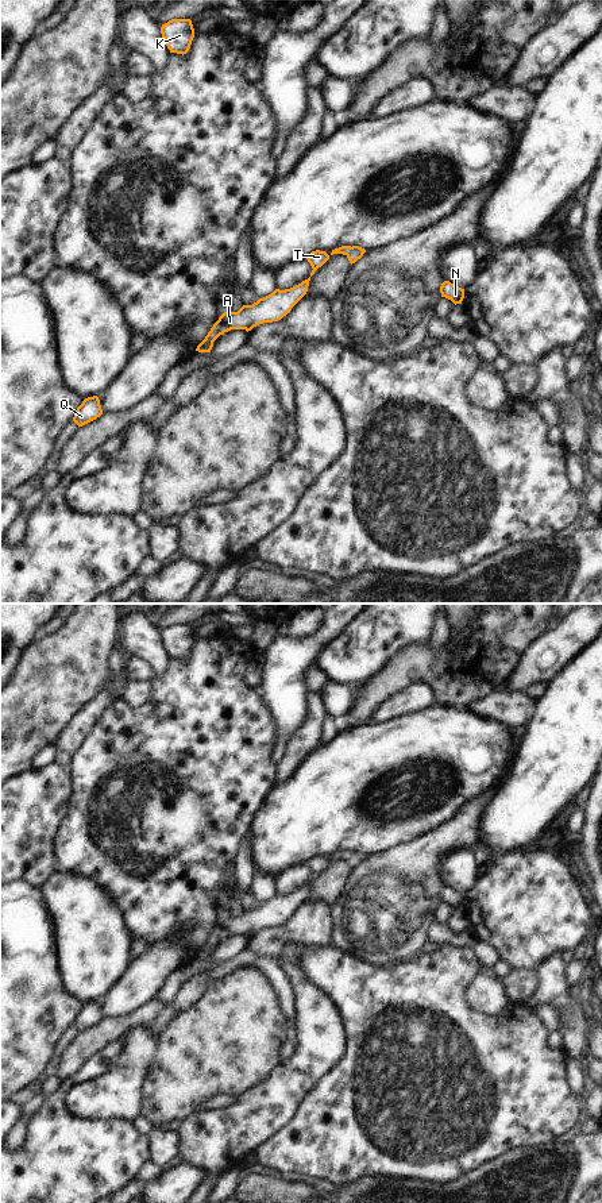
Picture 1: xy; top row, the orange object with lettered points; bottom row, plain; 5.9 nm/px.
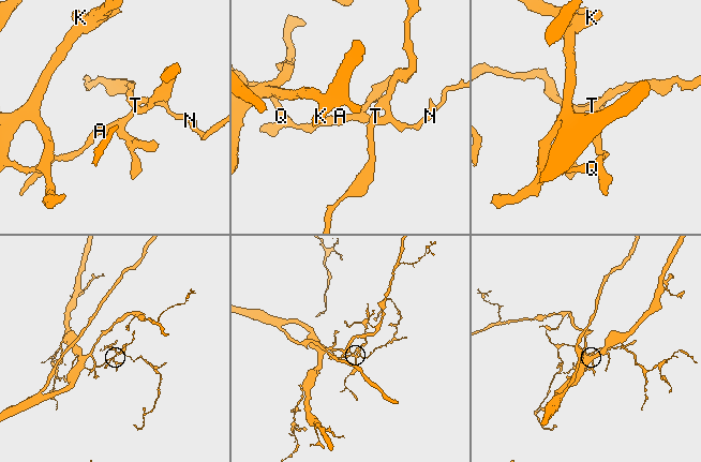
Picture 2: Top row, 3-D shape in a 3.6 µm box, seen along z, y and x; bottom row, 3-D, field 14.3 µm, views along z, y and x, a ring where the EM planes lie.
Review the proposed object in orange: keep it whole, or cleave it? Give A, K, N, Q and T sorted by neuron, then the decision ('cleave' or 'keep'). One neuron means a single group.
A K N Q T | keep

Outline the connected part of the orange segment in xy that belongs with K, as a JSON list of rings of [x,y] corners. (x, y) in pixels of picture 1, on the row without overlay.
[[[171,624],[162,629],[161,639],[170,658],[186,659],[194,643],[190,624]]]

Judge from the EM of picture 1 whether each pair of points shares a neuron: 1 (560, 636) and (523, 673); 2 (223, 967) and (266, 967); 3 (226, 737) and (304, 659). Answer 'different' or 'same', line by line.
1: same
2: same
3: different

